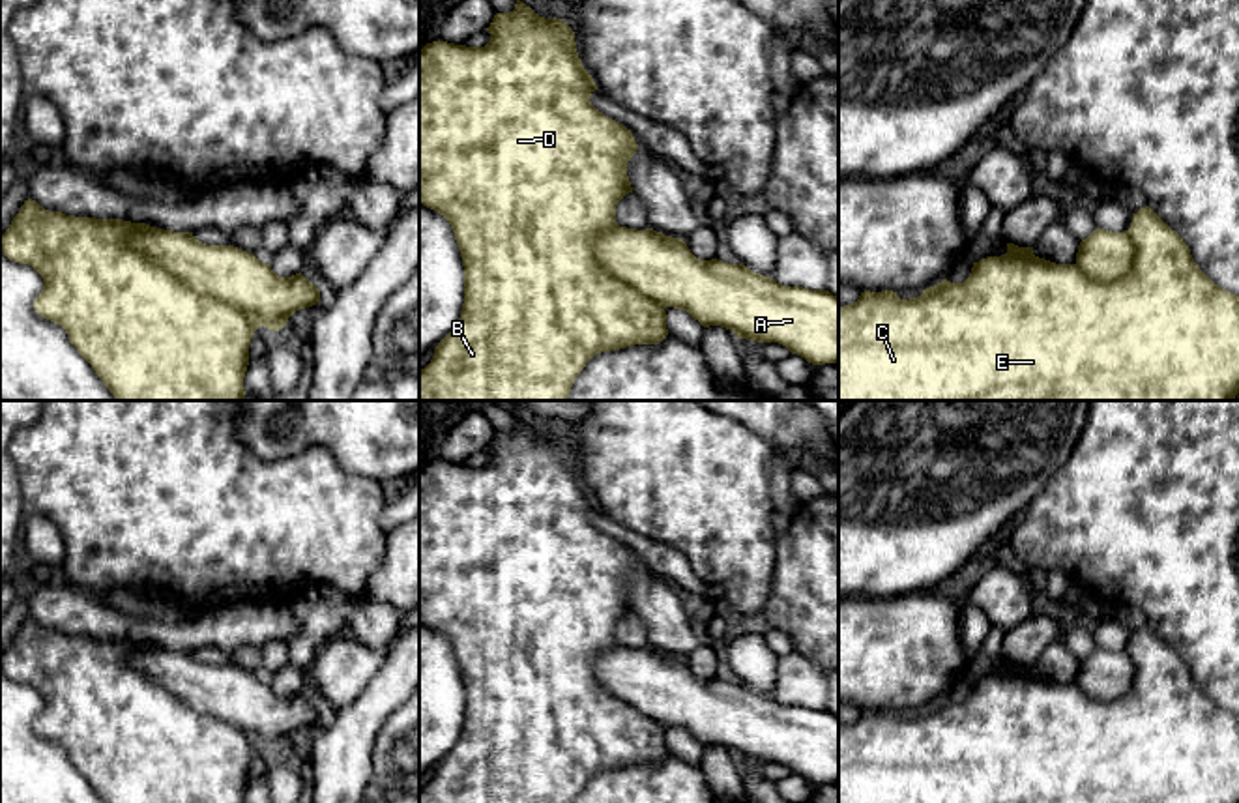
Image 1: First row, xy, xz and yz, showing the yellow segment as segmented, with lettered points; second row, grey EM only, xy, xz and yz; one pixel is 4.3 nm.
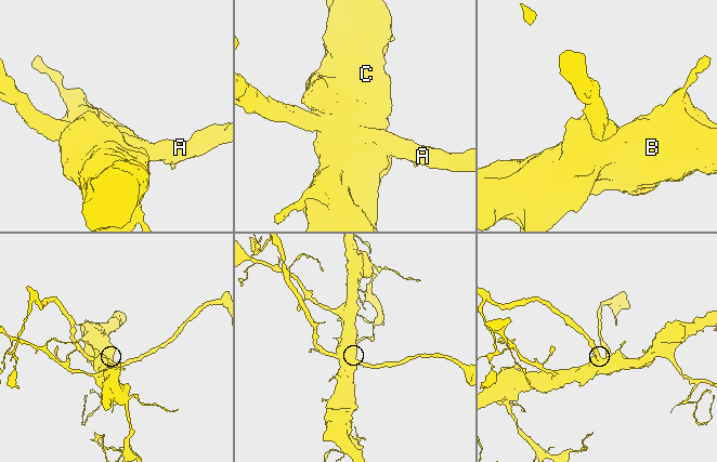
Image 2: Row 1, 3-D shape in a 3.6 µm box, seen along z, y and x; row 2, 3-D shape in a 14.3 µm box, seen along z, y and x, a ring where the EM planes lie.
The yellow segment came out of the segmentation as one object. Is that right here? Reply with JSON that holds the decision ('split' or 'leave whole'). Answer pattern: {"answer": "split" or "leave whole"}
{"answer": "split"}

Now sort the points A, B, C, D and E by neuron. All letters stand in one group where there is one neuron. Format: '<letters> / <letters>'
A / B C D E

